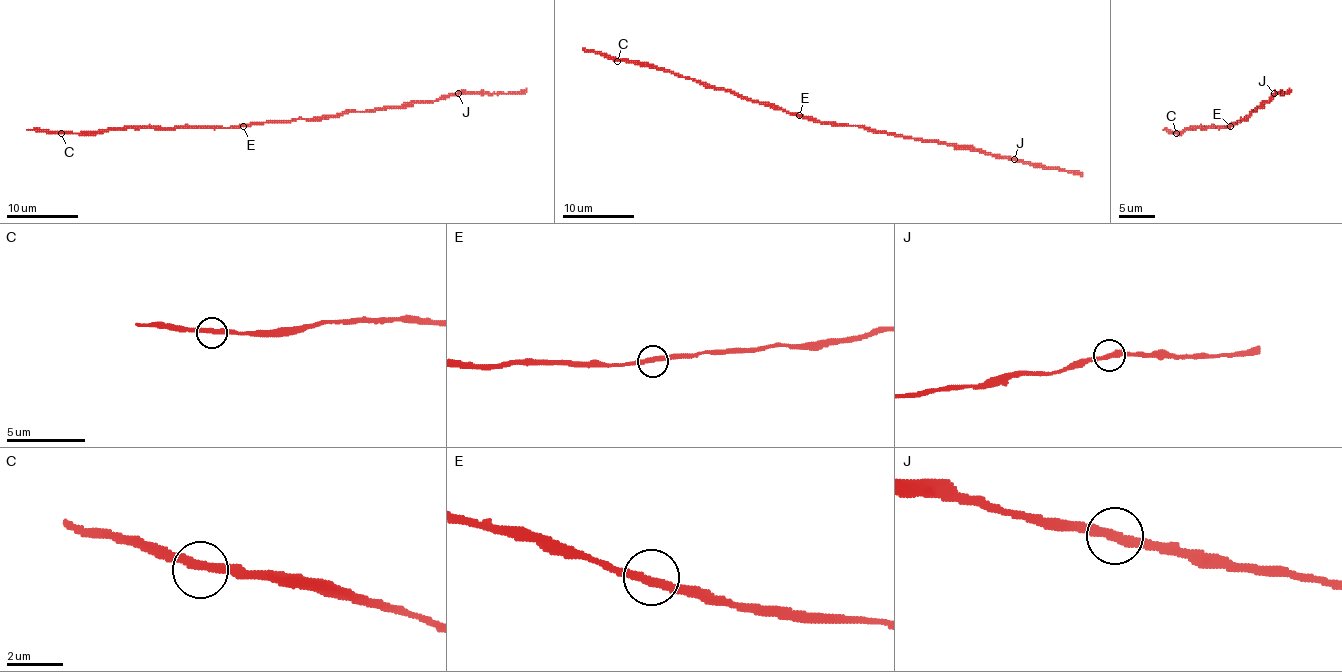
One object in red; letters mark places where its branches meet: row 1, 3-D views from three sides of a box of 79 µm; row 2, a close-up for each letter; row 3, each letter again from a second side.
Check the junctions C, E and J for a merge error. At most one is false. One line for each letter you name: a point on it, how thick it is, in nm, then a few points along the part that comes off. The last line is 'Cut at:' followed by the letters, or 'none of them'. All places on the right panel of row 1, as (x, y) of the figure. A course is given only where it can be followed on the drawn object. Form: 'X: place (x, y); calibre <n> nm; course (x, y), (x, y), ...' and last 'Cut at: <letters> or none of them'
Cut at: none of them

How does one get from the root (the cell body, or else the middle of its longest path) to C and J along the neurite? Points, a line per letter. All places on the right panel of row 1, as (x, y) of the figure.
C: (1239, 121), (1228, 128), (1186, 128), (1176, 133)
J: (1239, 121), (1275, 93)

